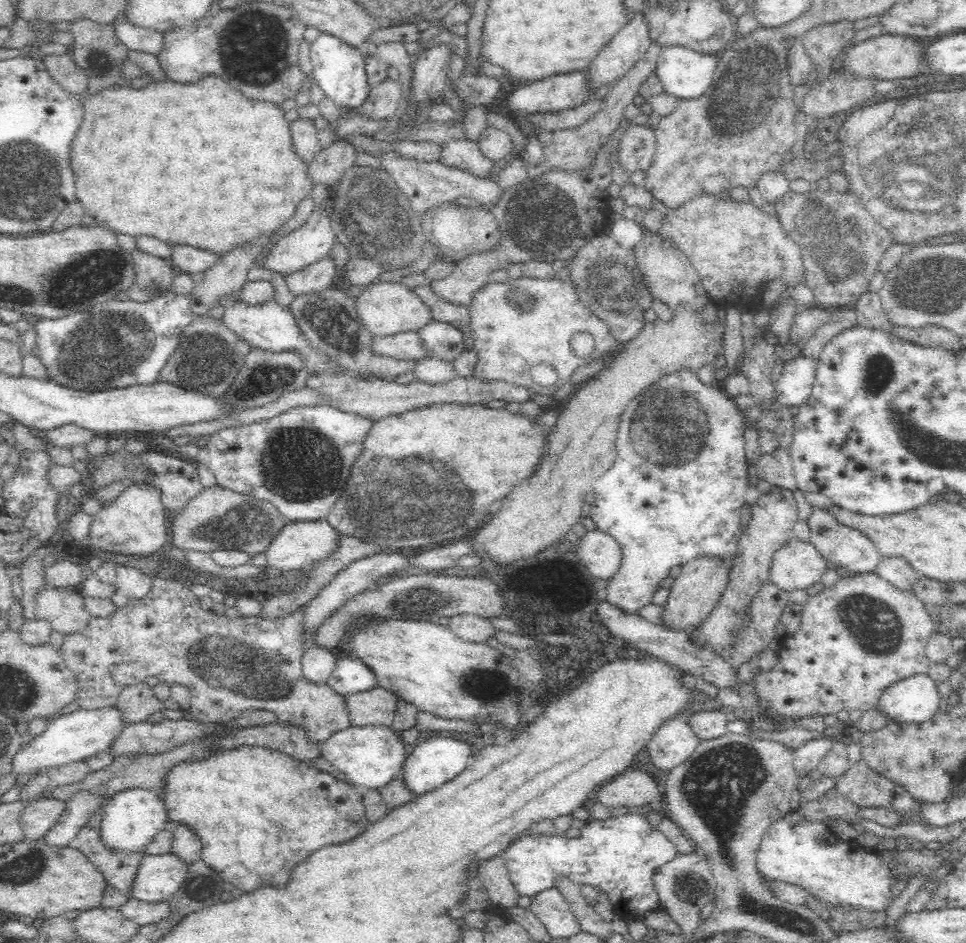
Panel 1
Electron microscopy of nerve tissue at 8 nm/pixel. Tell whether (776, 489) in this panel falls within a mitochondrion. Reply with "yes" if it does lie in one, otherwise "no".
no

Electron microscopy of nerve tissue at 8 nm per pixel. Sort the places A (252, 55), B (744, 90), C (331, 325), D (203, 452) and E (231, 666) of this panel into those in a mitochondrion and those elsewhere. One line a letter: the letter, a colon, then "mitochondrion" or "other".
A: mitochondrion
B: mitochondrion
C: mitochondrion
D: other
E: mitochondrion

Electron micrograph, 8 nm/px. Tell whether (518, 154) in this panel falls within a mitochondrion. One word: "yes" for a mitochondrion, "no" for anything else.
no

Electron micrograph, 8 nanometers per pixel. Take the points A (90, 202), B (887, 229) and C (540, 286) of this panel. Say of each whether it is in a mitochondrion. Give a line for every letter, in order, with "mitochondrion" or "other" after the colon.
A: other
B: other
C: other

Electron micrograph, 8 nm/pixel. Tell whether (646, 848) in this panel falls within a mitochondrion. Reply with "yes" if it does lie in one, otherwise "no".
no

